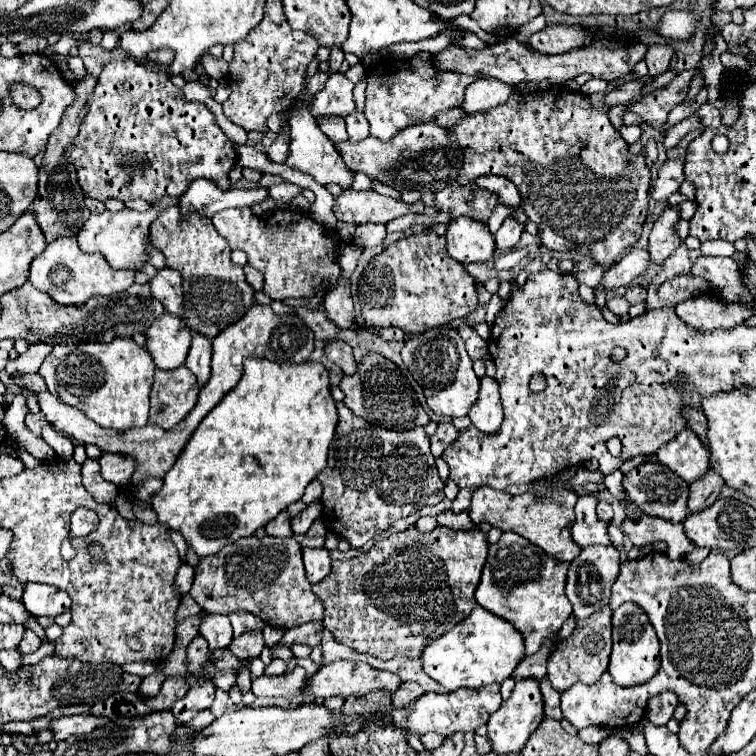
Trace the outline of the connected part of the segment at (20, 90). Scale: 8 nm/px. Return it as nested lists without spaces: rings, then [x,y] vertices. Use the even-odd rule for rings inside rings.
[[[13,84],[13,104],[19,104],[19,108],[35,108],[39,104],[39,96],[25,84]]]

